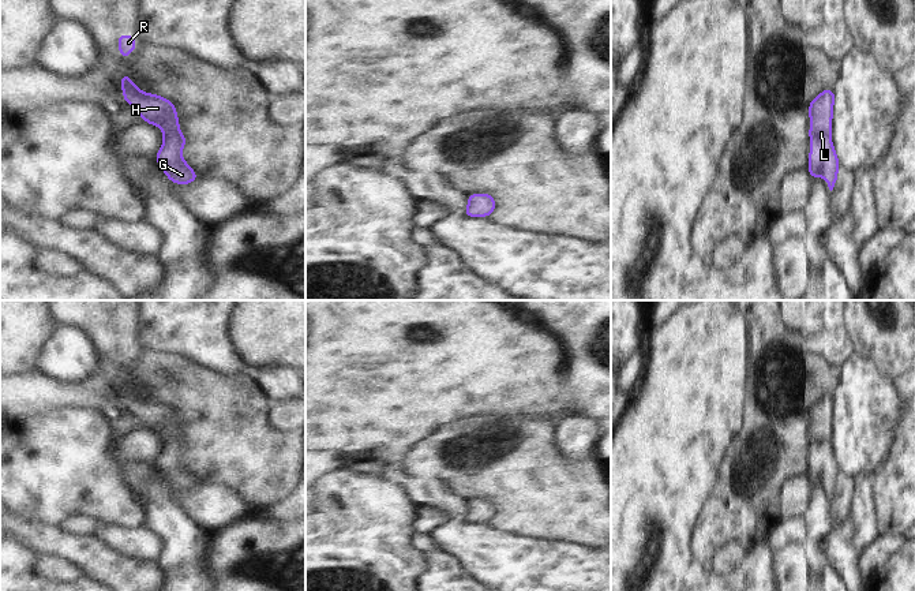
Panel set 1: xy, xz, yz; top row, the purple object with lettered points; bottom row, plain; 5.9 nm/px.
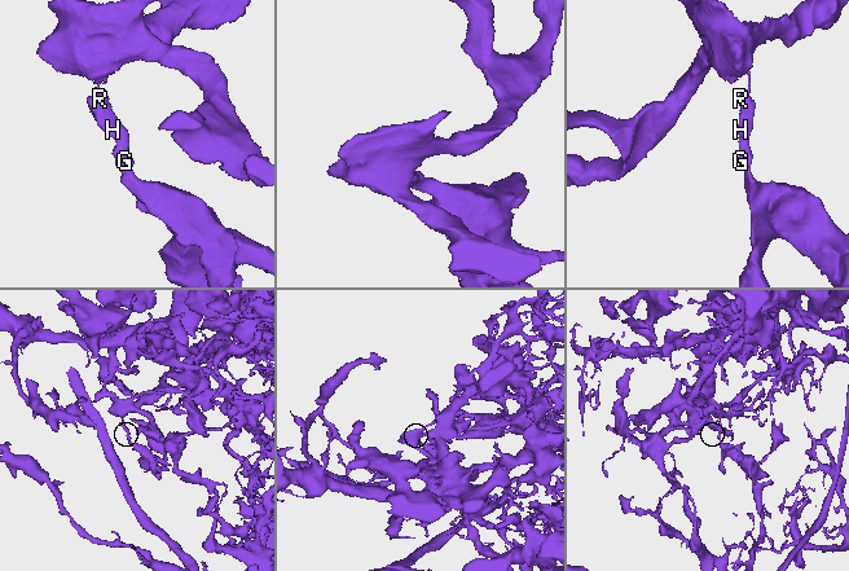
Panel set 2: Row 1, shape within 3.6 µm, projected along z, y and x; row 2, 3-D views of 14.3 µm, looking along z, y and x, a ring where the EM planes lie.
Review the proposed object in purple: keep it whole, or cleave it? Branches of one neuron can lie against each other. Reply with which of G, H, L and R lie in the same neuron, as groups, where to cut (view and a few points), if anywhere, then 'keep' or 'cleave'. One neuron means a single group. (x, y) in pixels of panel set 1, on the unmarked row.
G H L R | no cut | keep

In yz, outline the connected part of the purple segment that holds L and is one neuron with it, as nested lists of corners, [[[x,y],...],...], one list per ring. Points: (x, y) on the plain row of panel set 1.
[[[825,394],[809,411],[810,418],[810,470],[807,472],[810,485],[822,482],[828,486],[832,497],[837,486],[840,474],[835,452],[830,446],[832,420],[833,420],[835,397]]]

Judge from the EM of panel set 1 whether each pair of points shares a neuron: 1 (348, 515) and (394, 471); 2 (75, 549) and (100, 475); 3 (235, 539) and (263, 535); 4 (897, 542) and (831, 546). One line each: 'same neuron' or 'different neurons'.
1: different neurons
2: different neurons
3: same neuron
4: different neurons

